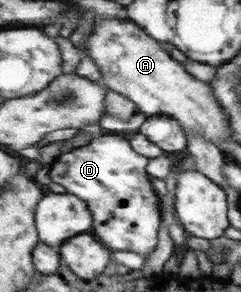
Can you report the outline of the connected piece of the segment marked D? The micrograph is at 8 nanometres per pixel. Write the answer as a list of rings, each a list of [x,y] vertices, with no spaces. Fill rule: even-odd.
[[[106,133],[92,138],[85,146],[74,148],[60,155],[50,167],[50,177],[54,183],[59,183],[69,194],[74,194],[88,202],[92,210],[95,224],[92,234],[101,240],[108,248],[116,251],[133,251],[139,255],[150,255],[158,247],[158,231],[162,223],[162,213],[158,194],[155,192],[151,179],[148,179],[147,167],[150,158],[138,153],[131,144],[128,135],[121,133]]]

